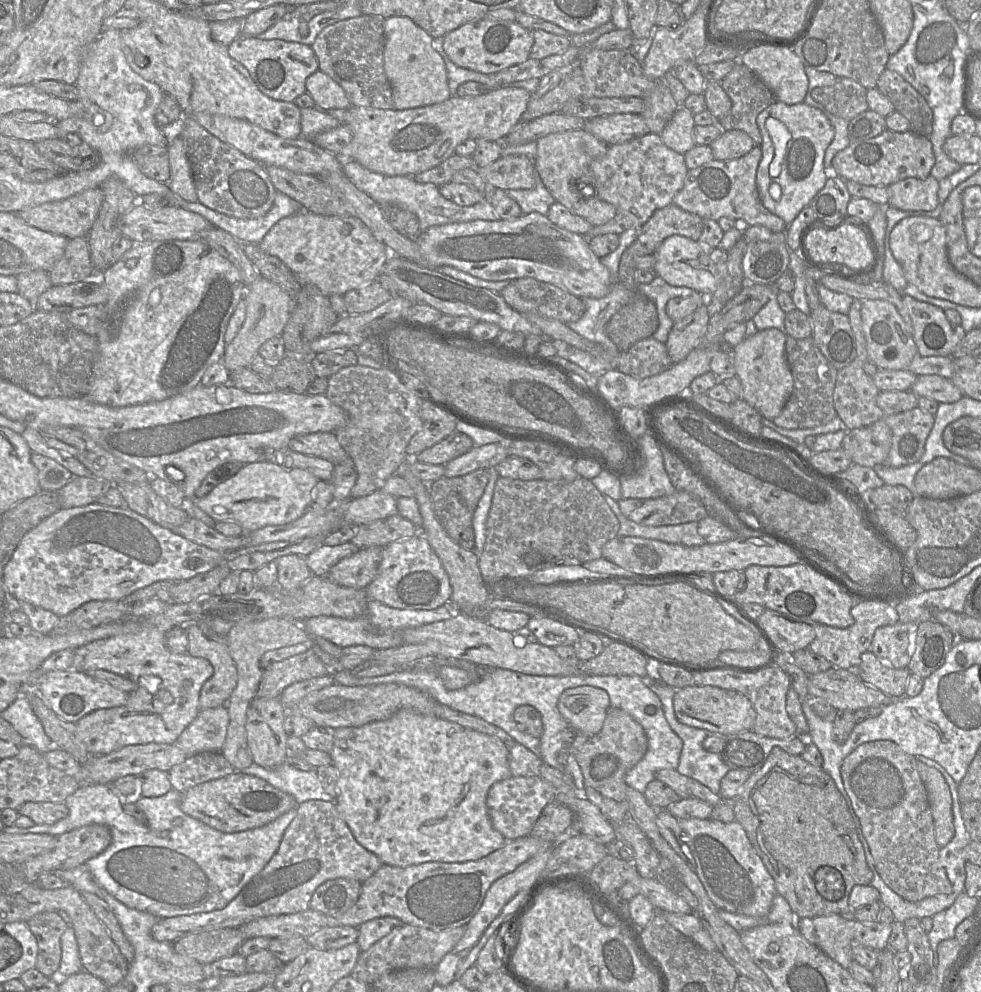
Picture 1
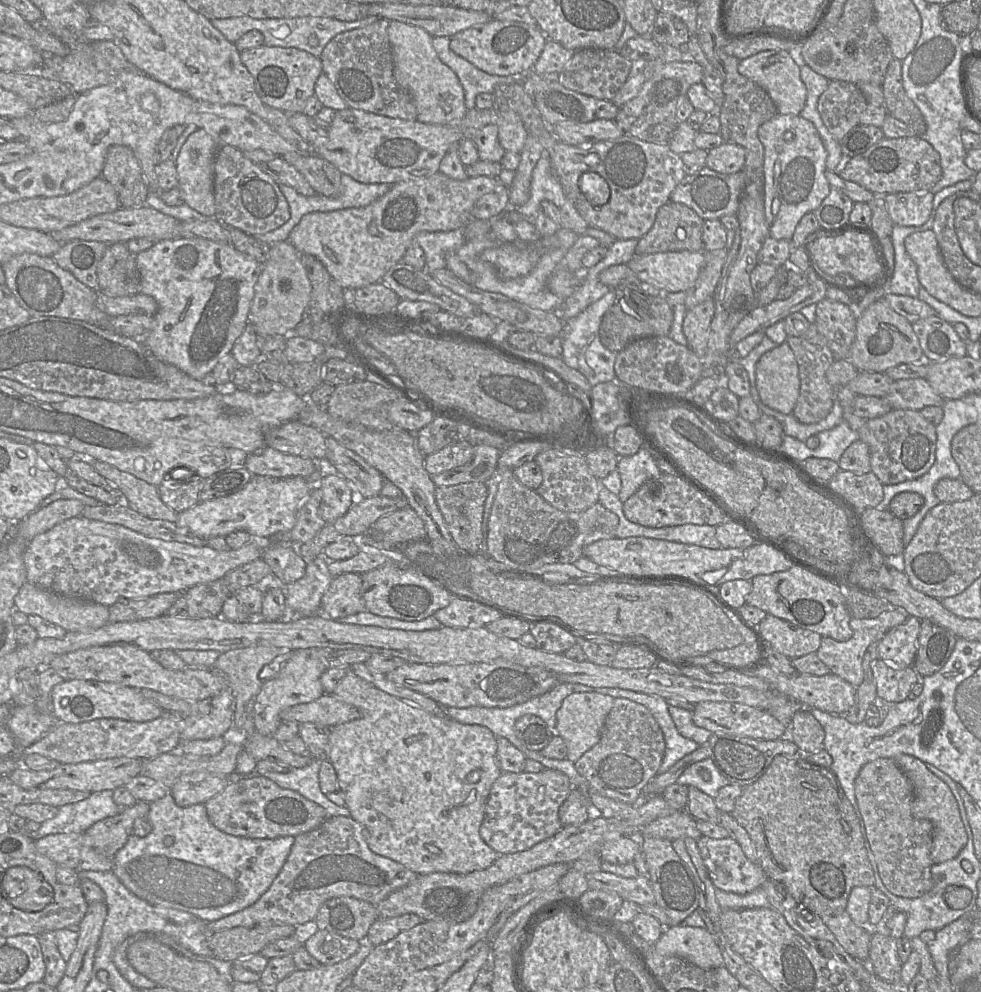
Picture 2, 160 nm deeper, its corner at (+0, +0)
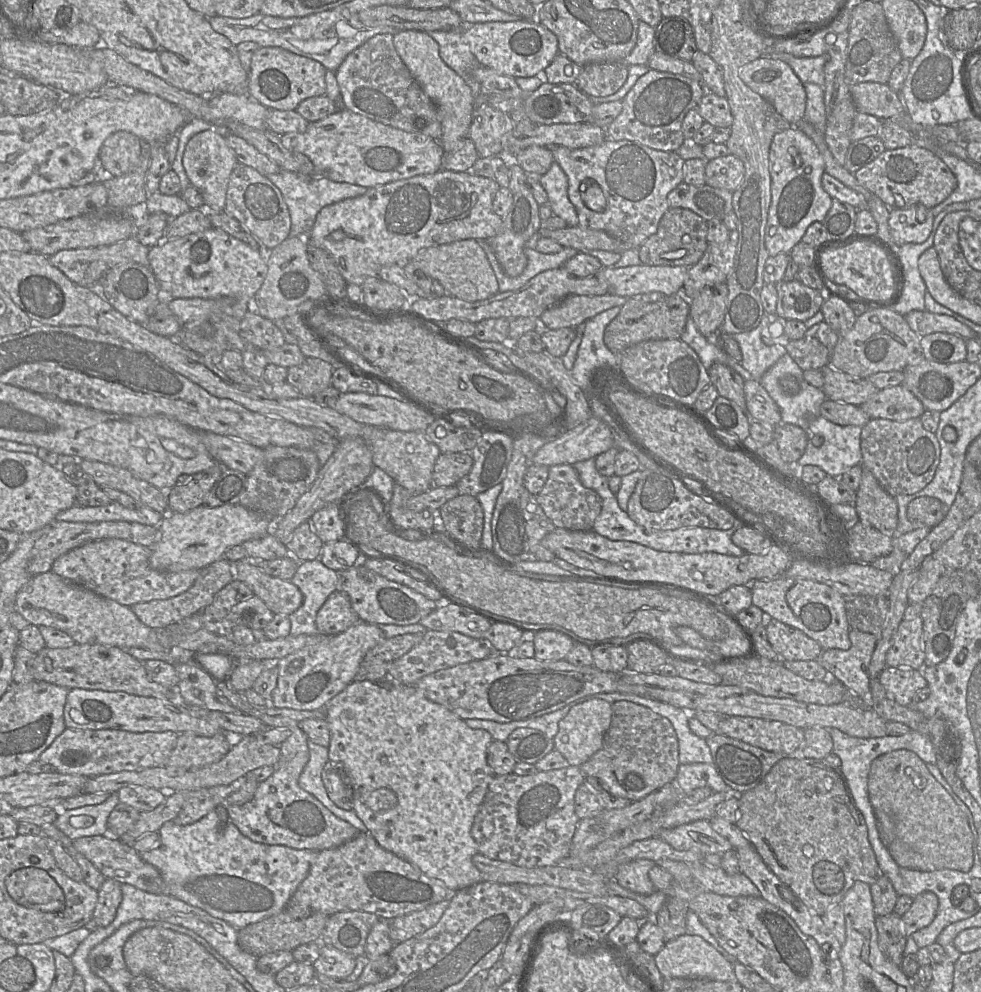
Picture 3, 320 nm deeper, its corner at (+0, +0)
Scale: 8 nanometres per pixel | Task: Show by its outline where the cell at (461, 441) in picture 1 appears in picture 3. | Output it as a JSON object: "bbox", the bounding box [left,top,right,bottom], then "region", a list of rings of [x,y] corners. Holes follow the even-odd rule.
{"bbox":[433,451,472,486],"region":[[[471,451],[441,453],[433,467],[433,485],[454,486],[470,472],[472,465]]]}

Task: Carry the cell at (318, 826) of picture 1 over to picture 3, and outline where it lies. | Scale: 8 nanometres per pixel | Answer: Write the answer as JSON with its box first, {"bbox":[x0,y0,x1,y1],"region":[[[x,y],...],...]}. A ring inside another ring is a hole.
{"bbox":[284,832,450,920],"region":[[[360,832],[338,847],[317,852],[307,877],[284,909],[294,918],[314,912],[330,916],[342,911],[363,911],[392,920],[443,900],[450,902],[450,893],[412,863],[381,848],[369,832]]]}

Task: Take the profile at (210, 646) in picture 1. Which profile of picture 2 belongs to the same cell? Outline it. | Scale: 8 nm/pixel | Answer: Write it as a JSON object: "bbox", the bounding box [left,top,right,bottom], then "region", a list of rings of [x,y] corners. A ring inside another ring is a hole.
{"bbox":[181,686,234,741],"region":[[[229,686],[209,700],[211,711],[201,717],[182,717],[181,741],[224,737],[232,726],[234,698]]]}

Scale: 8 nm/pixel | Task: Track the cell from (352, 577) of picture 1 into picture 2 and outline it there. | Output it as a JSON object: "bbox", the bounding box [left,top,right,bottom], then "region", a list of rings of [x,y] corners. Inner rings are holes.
{"bbox":[321,573,366,620],"region":[[[345,573],[335,576],[321,599],[321,613],[332,620],[366,611],[361,593],[362,576]]]}

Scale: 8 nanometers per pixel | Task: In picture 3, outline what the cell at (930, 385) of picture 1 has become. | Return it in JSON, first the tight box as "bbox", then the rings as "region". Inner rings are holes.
{"bbox":[860,384,925,421],"region":[[[903,384],[877,391],[860,407],[870,419],[894,421],[920,418],[925,411],[920,400]]]}

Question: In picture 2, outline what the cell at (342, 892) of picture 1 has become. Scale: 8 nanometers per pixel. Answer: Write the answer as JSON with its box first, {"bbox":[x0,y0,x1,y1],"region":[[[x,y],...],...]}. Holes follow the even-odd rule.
{"bbox":[314,897,376,942],"region":[[[338,897],[324,902],[314,921],[319,930],[361,942],[376,920],[376,906],[353,897]]]}

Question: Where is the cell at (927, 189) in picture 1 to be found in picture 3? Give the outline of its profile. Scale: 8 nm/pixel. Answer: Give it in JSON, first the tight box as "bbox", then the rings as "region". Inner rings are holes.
{"bbox":[890,204,934,248],"region":[[[922,204],[908,208],[890,208],[891,243],[896,248],[906,243],[923,243],[932,231],[934,218],[932,208]]]}

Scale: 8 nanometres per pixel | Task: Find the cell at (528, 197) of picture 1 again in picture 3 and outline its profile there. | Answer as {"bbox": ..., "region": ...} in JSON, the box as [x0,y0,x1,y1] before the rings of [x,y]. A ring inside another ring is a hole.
{"bbox":[539,161,578,227],"region":[[[554,161],[549,170],[539,178],[548,195],[553,214],[562,218],[568,227],[578,225],[577,212],[568,198],[568,179],[559,164]]]}

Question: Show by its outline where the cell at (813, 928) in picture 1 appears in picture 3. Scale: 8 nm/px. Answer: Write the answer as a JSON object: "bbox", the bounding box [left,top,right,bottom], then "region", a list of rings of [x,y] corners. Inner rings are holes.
{"bbox":[901,892,939,937],"region":[[[923,892],[916,896],[909,910],[901,916],[906,937],[929,926],[936,917],[939,899],[933,892]]]}

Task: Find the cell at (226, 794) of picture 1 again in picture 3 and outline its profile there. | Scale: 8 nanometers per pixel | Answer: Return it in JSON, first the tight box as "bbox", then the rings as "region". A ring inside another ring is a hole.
{"bbox":[227,725,359,852],"region":[[[299,725],[291,728],[288,738],[279,746],[280,757],[275,771],[257,786],[253,798],[242,805],[227,805],[229,821],[250,840],[283,845],[315,852],[338,847],[355,838],[359,830],[337,818],[318,799],[300,788],[299,776],[309,761],[307,735]]]}

